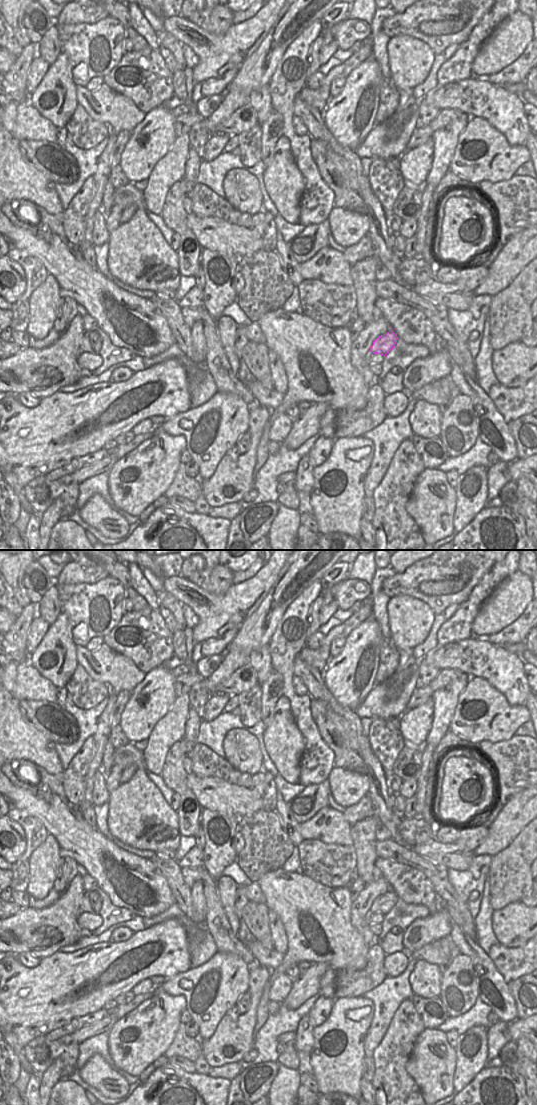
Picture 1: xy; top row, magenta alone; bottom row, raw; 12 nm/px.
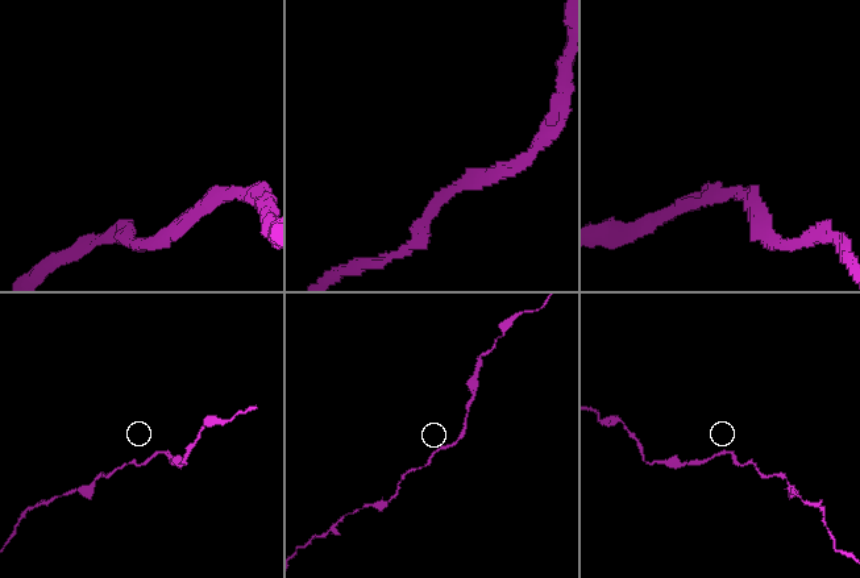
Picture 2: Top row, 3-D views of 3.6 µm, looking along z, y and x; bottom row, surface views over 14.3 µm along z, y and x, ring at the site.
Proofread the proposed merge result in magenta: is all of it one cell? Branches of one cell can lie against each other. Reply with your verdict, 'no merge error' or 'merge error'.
no merge error

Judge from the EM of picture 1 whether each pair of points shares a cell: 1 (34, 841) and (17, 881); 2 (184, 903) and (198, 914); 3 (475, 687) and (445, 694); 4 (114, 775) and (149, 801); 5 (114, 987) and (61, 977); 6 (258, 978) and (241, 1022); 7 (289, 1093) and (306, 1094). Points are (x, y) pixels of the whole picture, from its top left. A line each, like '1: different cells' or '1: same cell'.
1: same cell
2: different cells
3: different cells
4: different cells
5: same cell
6: same cell
7: different cells

